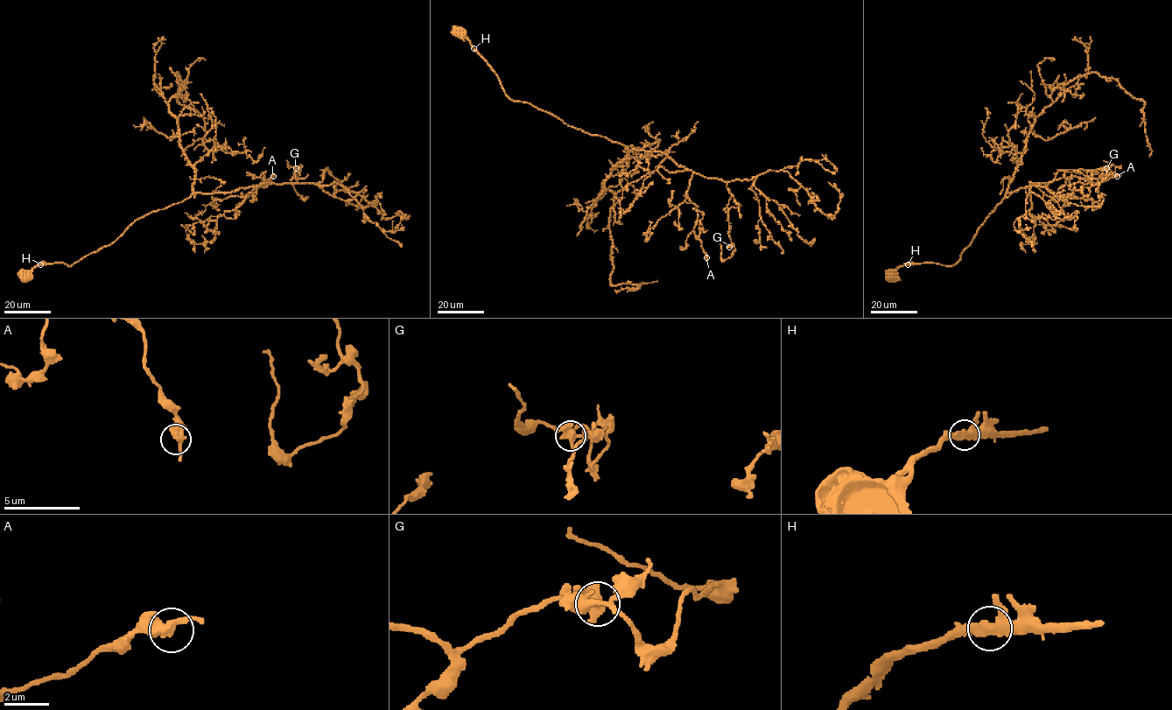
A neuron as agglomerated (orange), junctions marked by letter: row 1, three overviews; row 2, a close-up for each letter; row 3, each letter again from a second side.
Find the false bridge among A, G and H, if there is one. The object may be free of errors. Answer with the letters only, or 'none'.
none

